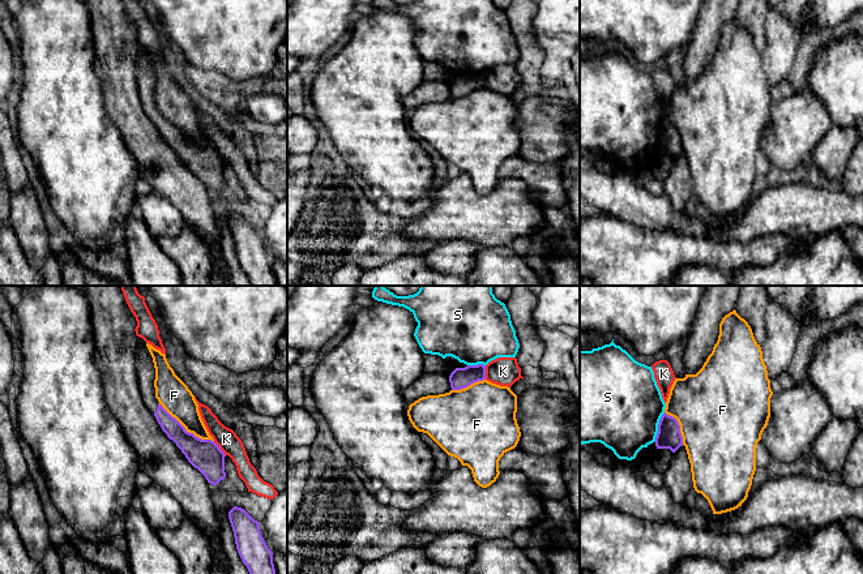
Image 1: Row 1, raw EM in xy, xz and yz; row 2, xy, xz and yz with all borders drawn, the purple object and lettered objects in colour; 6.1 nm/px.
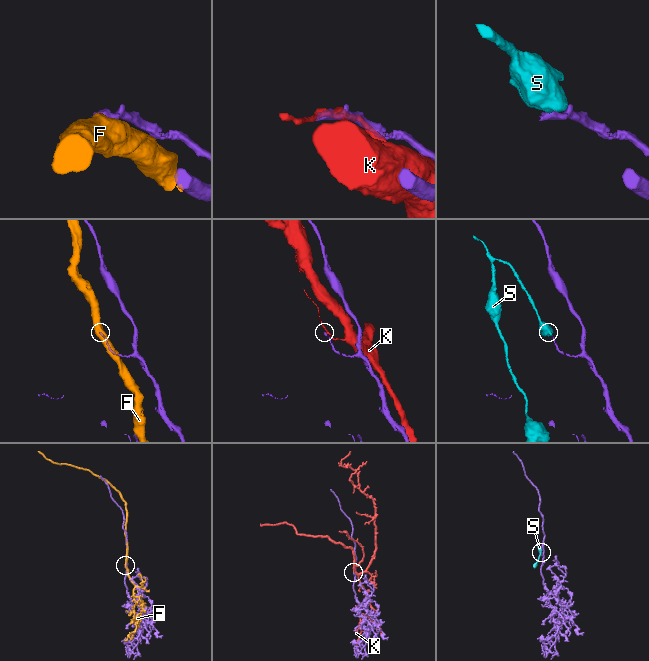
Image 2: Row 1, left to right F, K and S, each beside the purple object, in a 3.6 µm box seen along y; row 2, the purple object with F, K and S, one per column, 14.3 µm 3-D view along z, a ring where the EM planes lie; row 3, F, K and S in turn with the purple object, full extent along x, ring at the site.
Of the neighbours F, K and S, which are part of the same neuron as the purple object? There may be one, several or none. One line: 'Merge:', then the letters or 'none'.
Merge: none

